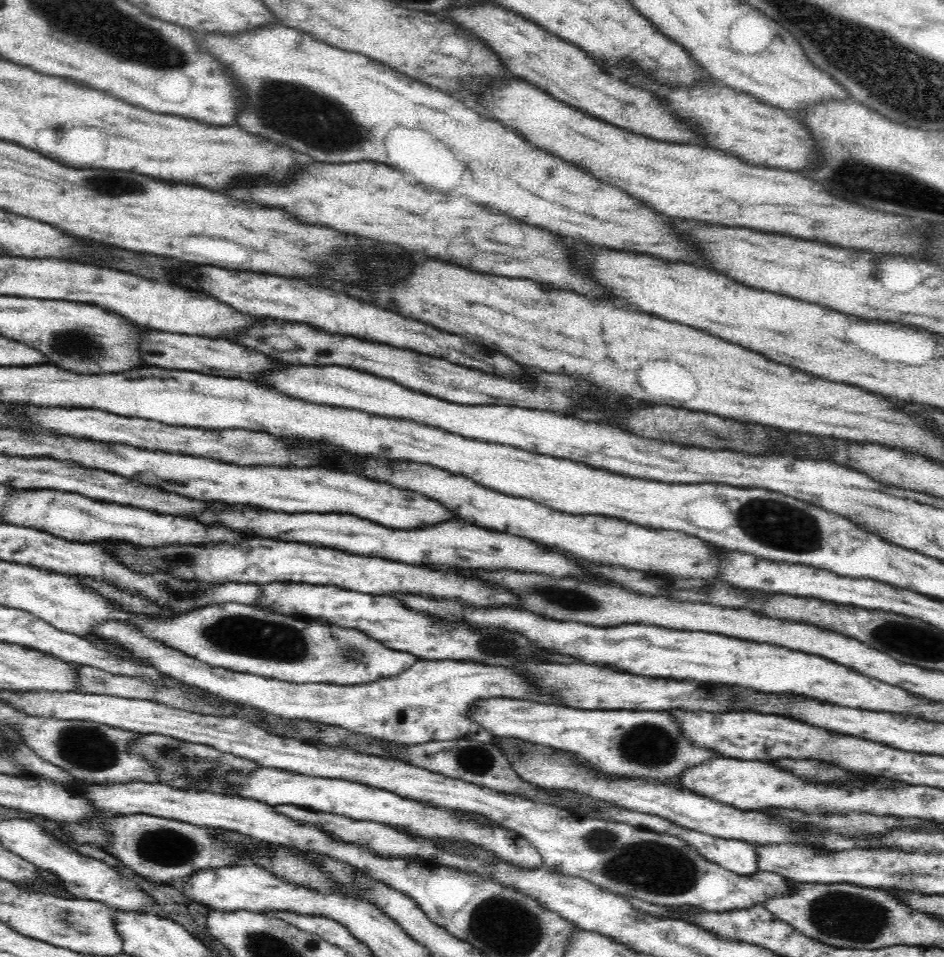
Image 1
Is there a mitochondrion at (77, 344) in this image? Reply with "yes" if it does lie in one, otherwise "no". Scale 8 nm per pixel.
yes

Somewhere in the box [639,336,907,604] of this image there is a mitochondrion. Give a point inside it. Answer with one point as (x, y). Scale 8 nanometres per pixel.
(770, 521)

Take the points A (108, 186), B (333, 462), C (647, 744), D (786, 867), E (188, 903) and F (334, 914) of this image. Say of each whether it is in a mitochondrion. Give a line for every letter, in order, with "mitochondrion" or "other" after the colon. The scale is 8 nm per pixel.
A: mitochondrion
B: other
C: mitochondrion
D: other
E: other
F: other

